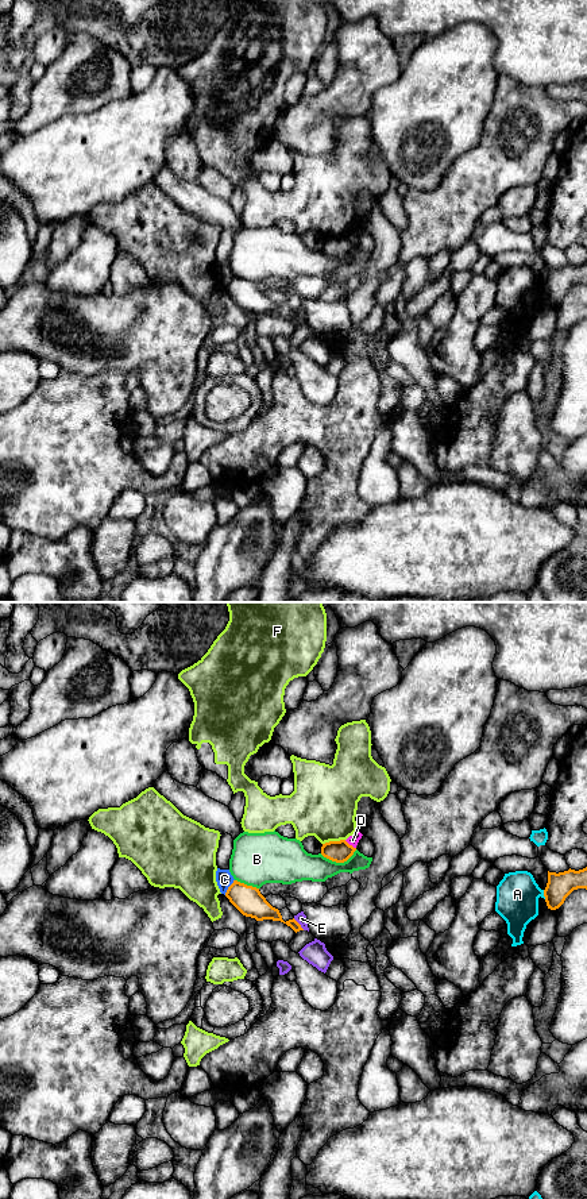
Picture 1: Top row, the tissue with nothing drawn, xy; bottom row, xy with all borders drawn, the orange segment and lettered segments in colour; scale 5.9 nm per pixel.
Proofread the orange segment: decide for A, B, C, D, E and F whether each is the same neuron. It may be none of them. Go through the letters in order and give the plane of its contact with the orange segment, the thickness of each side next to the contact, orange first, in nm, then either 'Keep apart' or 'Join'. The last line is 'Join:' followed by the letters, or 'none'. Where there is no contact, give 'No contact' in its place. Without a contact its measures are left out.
A: Touches orange in xy. Thickness 150 nm (orange) against 260 nm. Keep apart
B: Touches orange in xy. Thickness 130 nm (orange) against 200 nm. Keep apart
C: Touches orange in xy. Thickness 170 nm (orange) against 100 nm. Keep apart
D: Touches orange in xy. Thickness 130 nm (orange) against 70 nm. Keep apart
E: Touches orange in xy. Thickness 130 nm (orange) against 60 nm. Keep apart
F: Touches orange in xy. Thickness 130 nm (orange) against 400 nm. Keep apart
Join: none

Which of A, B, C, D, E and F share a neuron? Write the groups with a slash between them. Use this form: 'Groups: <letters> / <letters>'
Groups: A / B / C / D / E / F

